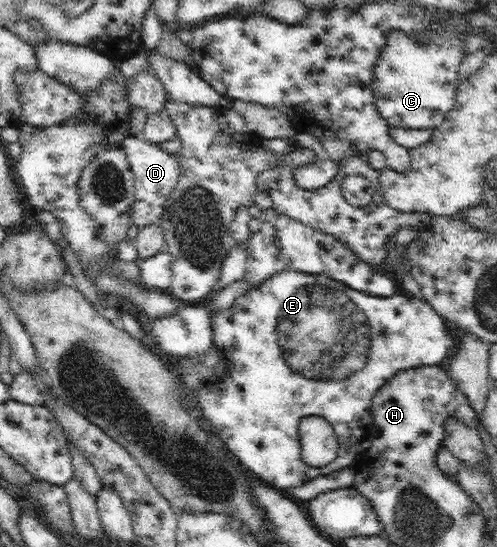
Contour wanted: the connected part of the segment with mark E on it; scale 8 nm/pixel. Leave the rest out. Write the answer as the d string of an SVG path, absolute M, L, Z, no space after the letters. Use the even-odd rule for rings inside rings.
M294 270L281 271L278 274L263 280L259 286L252 287L243 295L239 296L228 309L223 309L211 315L211 325L213 330L212 346L201 355L191 357L180 357L178 362L178 372L185 389L191 390L192 396L197 398L200 415L209 421L213 426L220 442L230 452L240 464L244 464L252 475L260 480L268 482L268 485L276 486L276 489L283 492L296 489L313 482L320 476L334 474L340 468L354 466L356 456L360 453L367 441L368 428L372 423L372 400L376 392L398 372L408 370L408 368L418 368L420 366L438 365L444 358L452 356L456 350L456 335L452 325L440 316L432 305L425 299L418 297L396 296L374 296L367 292L362 292L349 286L343 285L340 281L332 280L328 276L320 273L306 273ZM305 416L323 416L334 429L339 442L339 452L333 462L327 466L316 468L304 463L301 457L301 446L299 439L299 422Z

